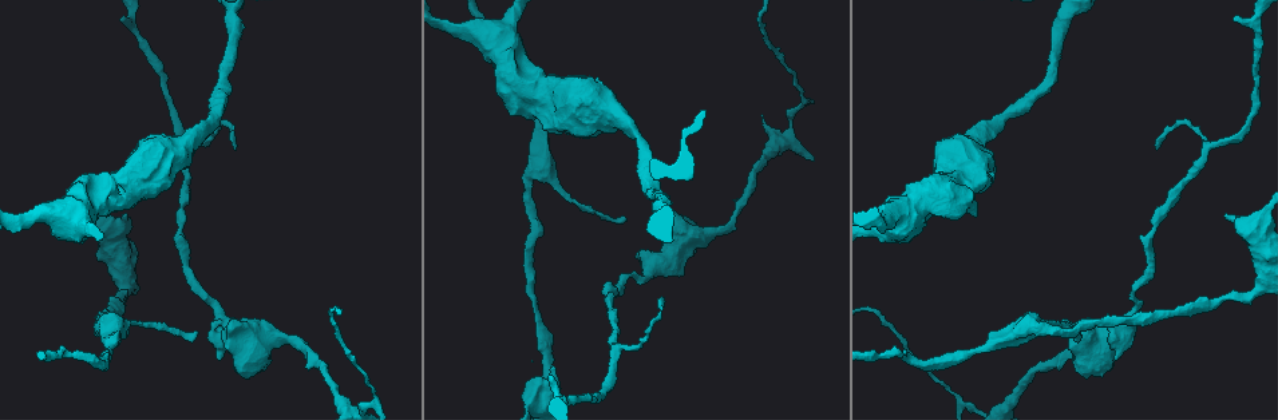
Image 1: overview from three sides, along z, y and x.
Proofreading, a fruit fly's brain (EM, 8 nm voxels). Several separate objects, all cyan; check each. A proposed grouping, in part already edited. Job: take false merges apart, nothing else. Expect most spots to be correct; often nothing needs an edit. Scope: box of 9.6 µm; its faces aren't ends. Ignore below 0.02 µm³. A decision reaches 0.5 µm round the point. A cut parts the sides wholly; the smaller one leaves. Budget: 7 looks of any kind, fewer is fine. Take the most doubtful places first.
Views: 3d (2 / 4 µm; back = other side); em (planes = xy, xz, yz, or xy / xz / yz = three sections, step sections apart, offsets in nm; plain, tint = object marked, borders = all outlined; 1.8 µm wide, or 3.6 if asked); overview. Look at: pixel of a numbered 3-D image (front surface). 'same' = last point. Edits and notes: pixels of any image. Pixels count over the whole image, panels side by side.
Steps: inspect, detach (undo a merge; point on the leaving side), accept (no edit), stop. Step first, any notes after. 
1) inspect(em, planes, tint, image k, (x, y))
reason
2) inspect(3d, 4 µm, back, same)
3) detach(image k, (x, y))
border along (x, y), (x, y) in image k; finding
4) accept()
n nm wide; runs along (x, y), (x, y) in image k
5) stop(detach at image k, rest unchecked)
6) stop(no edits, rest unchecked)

inspect(em, 3.6 µm, xz, step 16, tint, image 1, (614, 347))
a fork

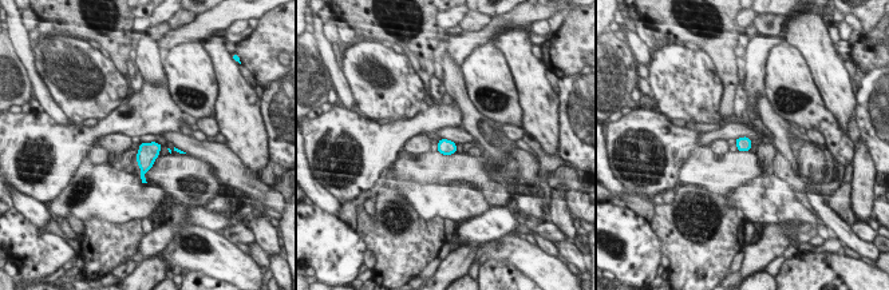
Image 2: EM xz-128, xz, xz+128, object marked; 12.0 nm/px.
inspect(em, 3.6 µm, planes, borders, same)
cut it another way

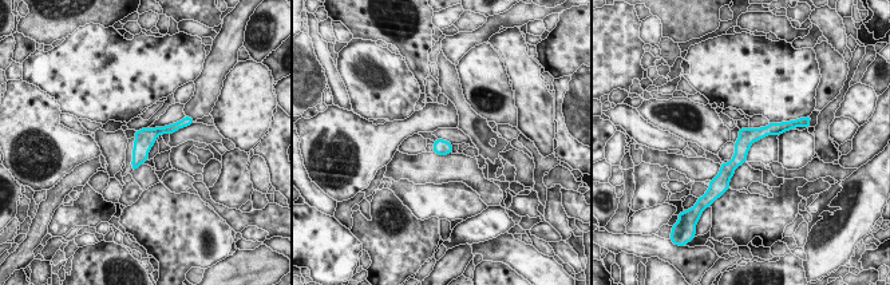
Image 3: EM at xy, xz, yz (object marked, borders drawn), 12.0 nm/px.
accept()
runs along (774, 126), (755, 134), (720, 177) in image 3; all the same neuron

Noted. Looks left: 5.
inspect(em, planes, tint, image 1, (110, 328))
calibre changes

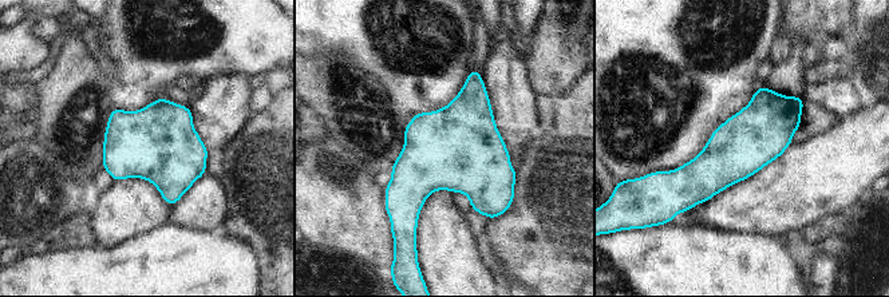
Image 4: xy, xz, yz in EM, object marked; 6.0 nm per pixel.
accept()
all the same neuron

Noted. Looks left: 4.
inspect(3d, 4 µm, image 1, (551, 112))
thick turns thin

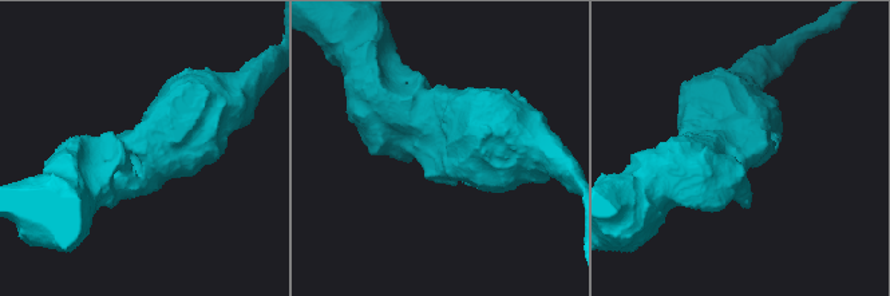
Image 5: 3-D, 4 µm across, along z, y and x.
inspect(em, 3.6 µm, planes, plain, image 5, (434, 152))

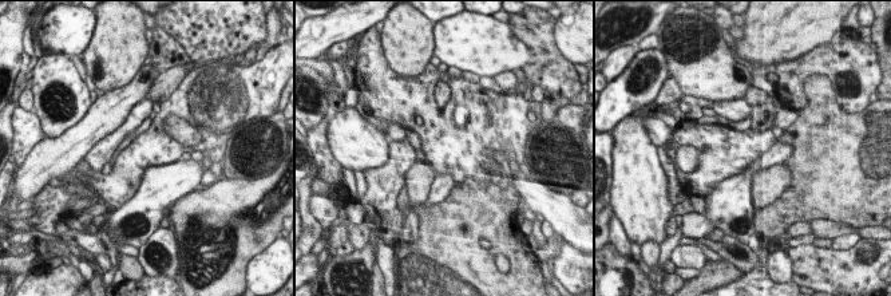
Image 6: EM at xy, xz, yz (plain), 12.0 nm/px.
inspect(em, 3.6 µm, planes, tint, same)
where the object lies

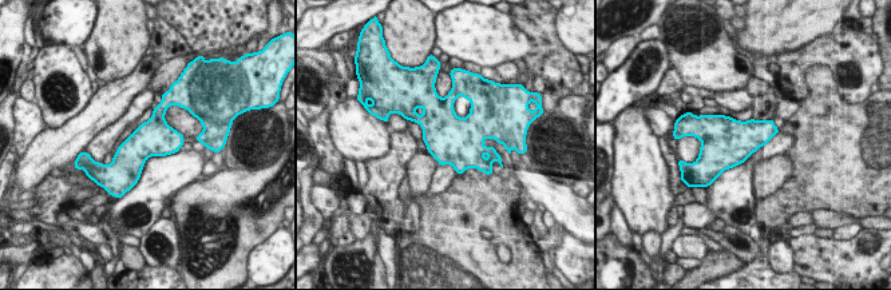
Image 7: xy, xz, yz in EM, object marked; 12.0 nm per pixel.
accept()
all the same neuron

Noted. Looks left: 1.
stop(no edits, rest unchecked)

